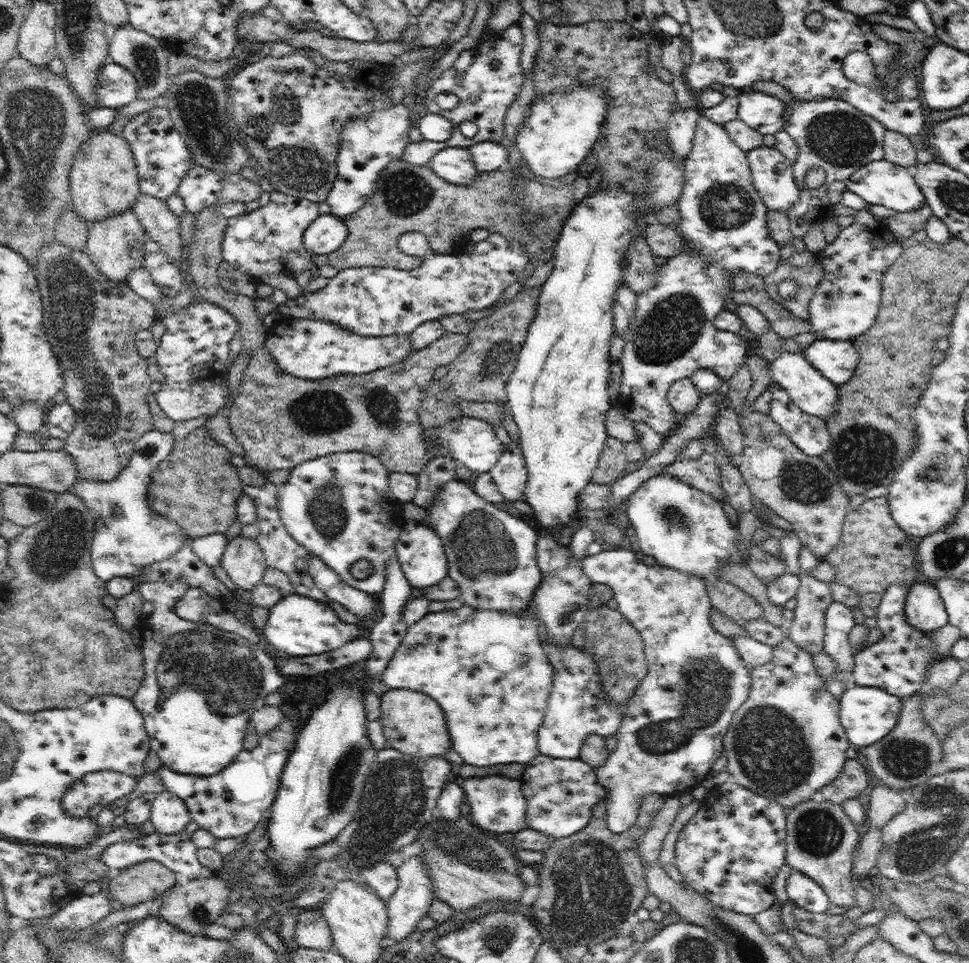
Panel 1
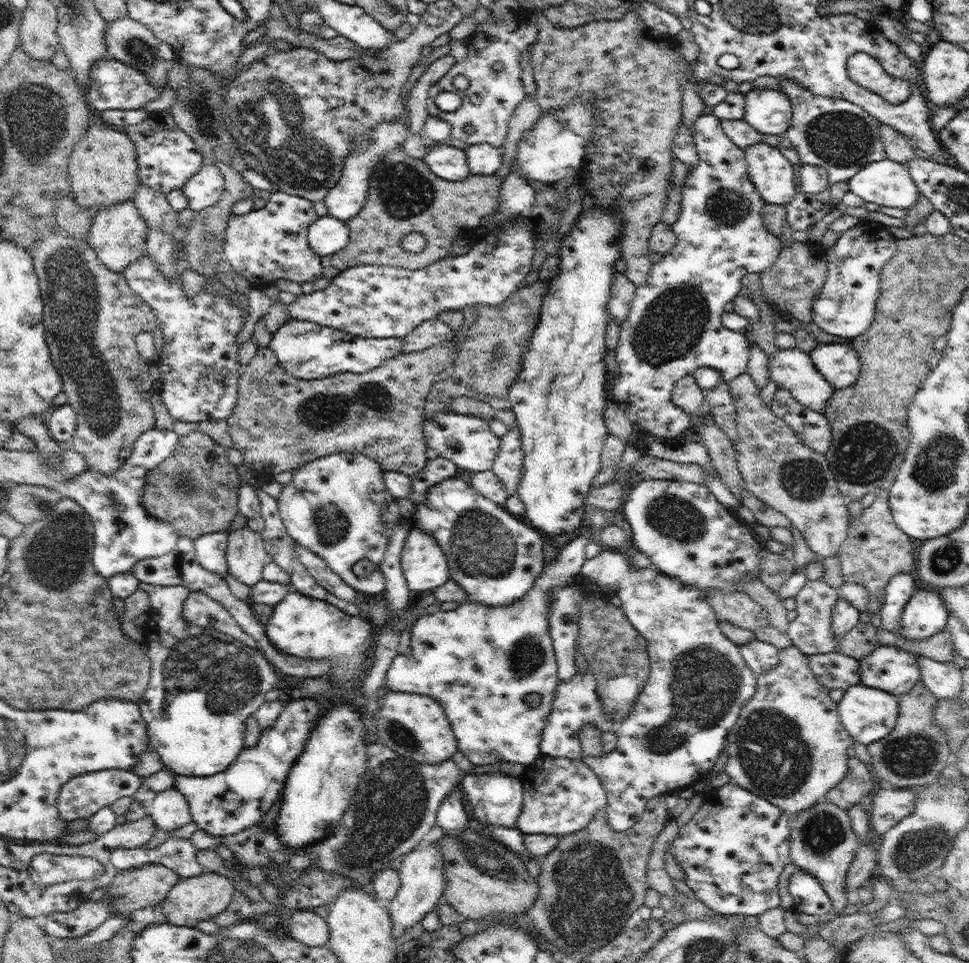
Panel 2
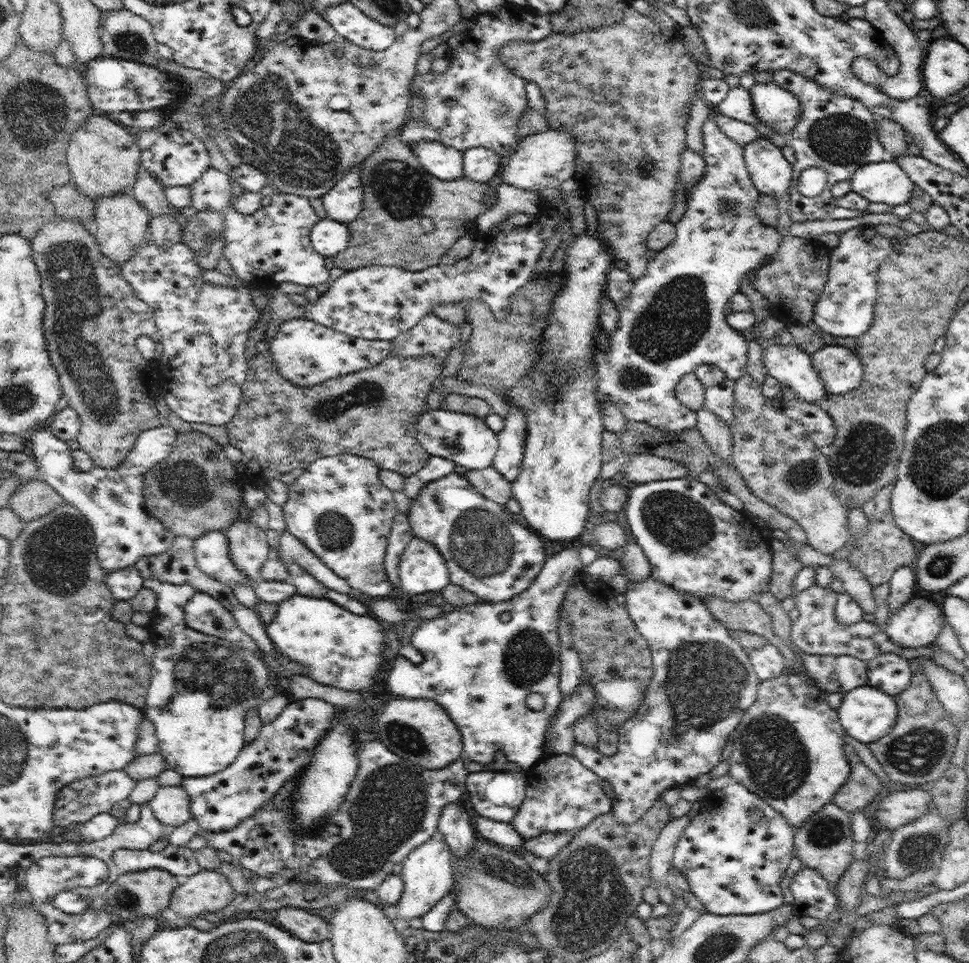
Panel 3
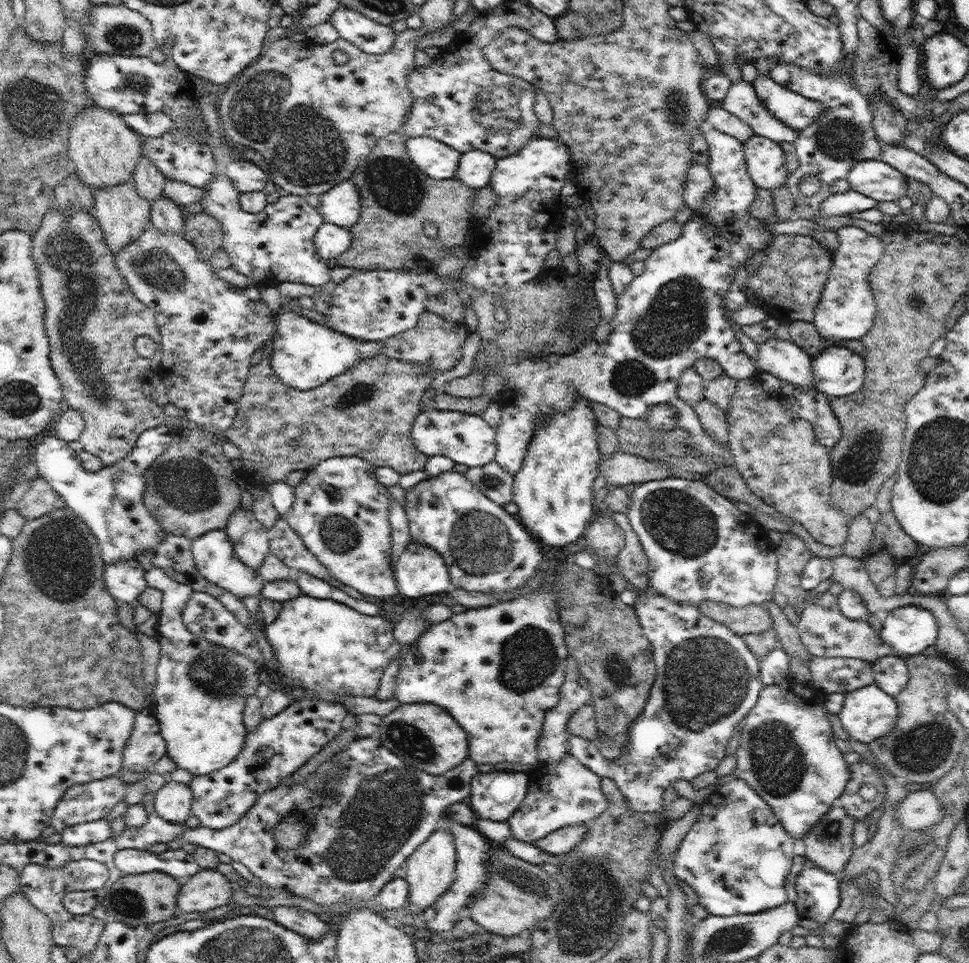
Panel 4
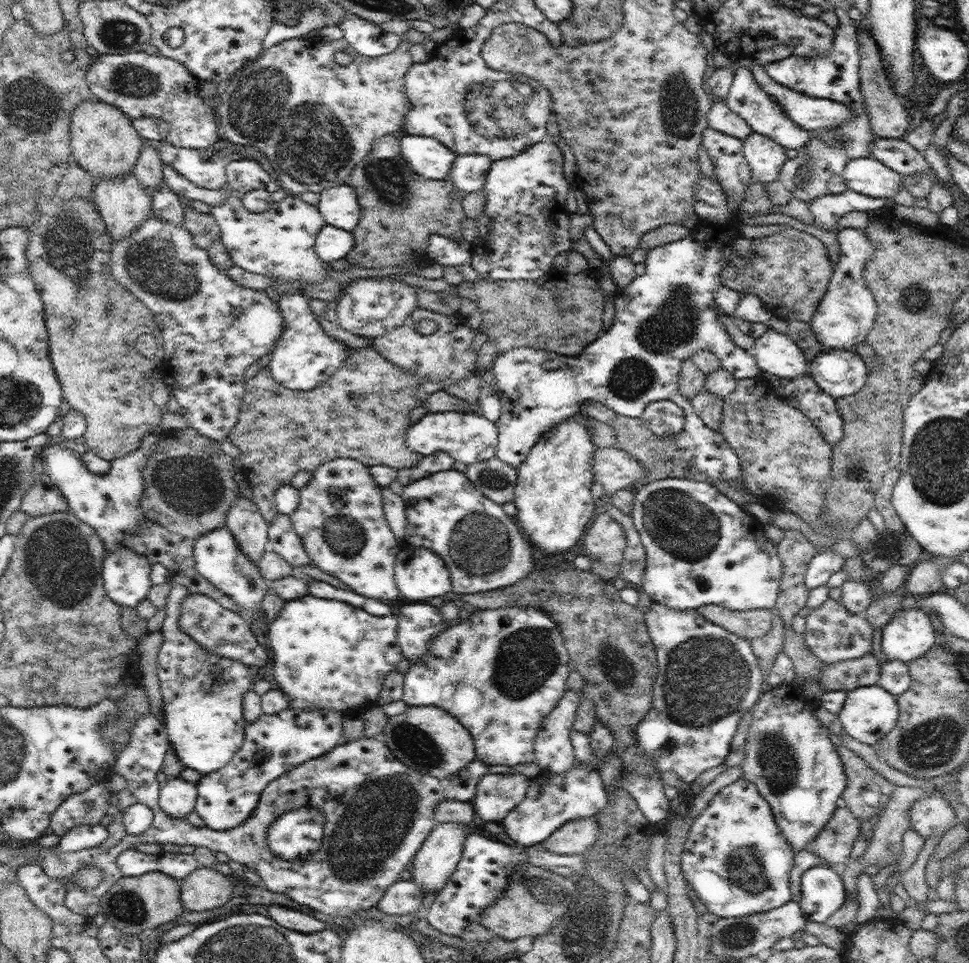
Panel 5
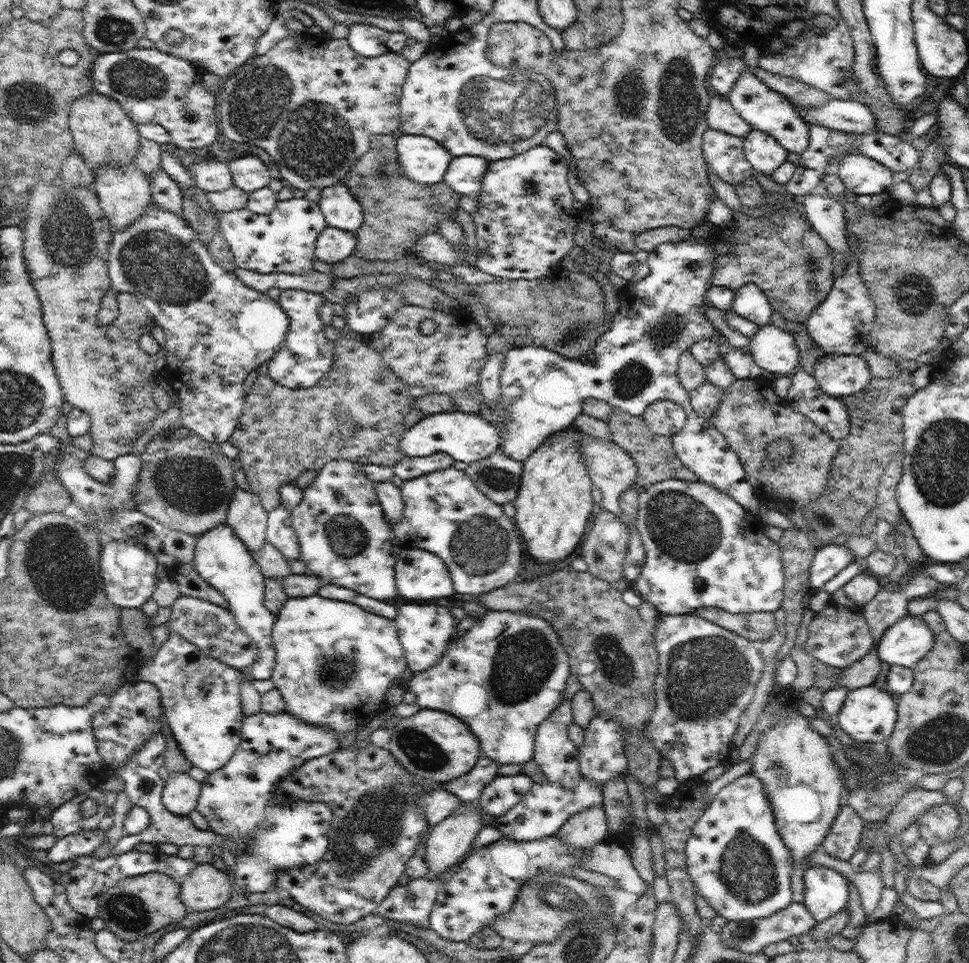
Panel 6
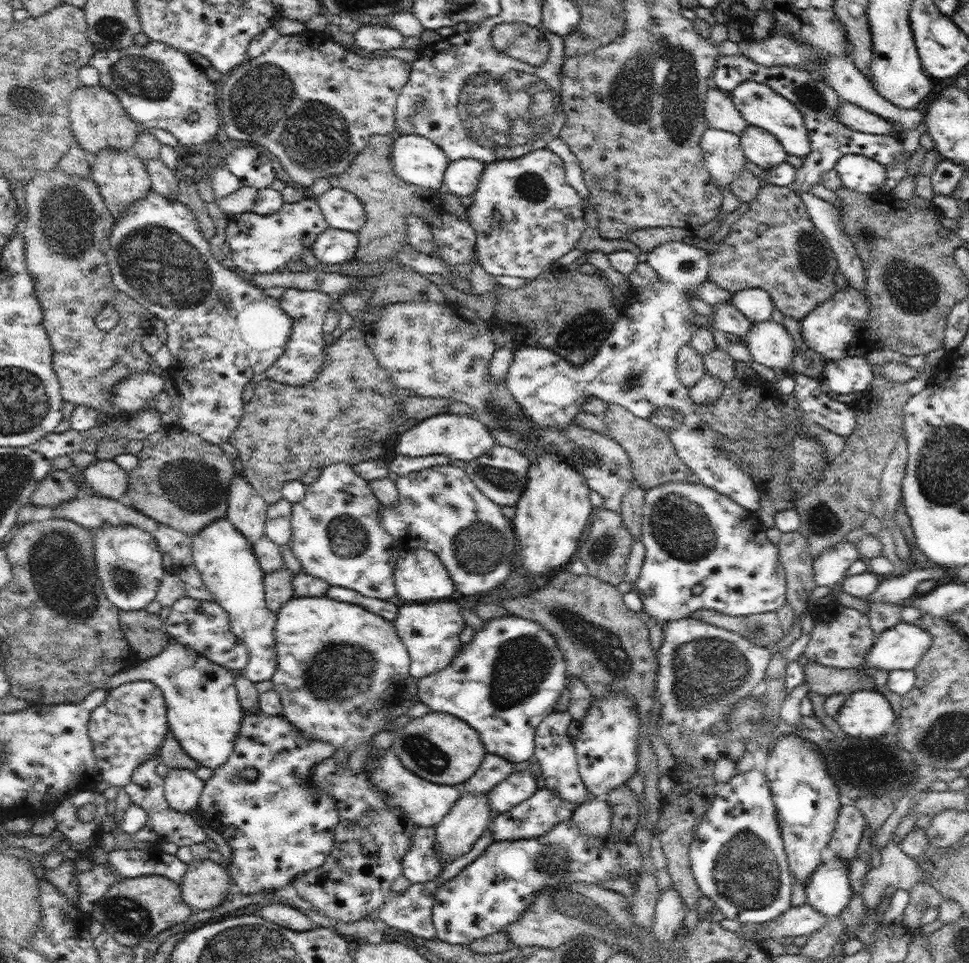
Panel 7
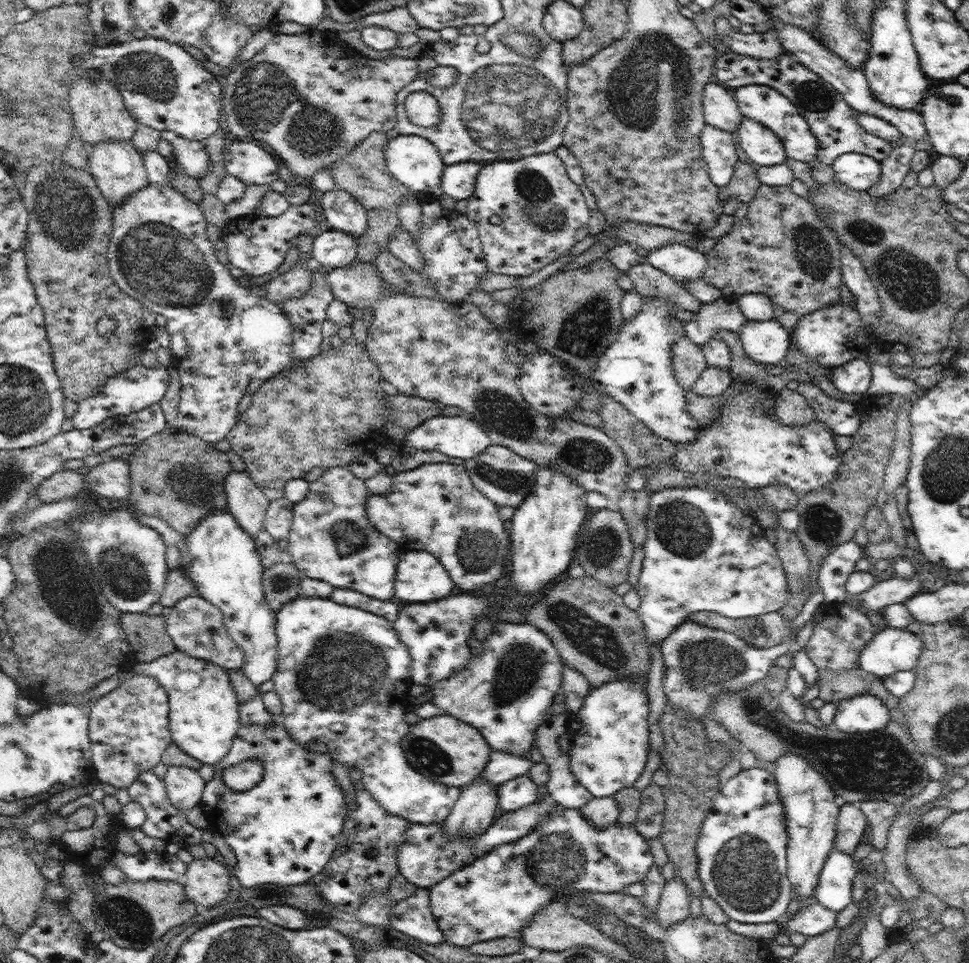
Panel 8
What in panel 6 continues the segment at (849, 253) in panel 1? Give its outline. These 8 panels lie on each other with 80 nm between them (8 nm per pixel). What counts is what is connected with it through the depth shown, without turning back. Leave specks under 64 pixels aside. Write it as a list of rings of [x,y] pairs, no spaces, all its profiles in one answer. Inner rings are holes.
[[[847,230],[847,243],[851,258],[846,260],[846,272],[835,278],[828,296],[810,313],[805,323],[808,335],[820,346],[825,355],[863,355],[870,348],[867,339],[872,331],[875,319],[875,304],[859,271],[857,238]]]

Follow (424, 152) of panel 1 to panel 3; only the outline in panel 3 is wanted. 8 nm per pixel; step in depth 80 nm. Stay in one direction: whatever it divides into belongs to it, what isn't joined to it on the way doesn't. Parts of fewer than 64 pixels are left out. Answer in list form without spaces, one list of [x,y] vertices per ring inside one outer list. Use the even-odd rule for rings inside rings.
[[[506,2],[503,7],[498,7],[491,13],[479,13],[472,19],[471,28],[461,33],[461,47],[453,51],[451,48],[446,56],[450,58],[450,64],[445,70],[430,70],[423,75],[415,75],[411,82],[411,92],[421,92],[425,96],[425,105],[422,116],[419,119],[409,118],[408,122],[400,130],[401,139],[412,148],[420,141],[436,141],[453,146],[456,150],[464,152],[474,146],[483,146],[493,150],[502,160],[513,152],[516,152],[518,138],[516,129],[520,117],[529,108],[526,100],[526,81],[514,74],[499,59],[499,52],[510,41],[544,40],[553,33],[550,15],[541,15],[532,8],[521,7],[514,3]]]

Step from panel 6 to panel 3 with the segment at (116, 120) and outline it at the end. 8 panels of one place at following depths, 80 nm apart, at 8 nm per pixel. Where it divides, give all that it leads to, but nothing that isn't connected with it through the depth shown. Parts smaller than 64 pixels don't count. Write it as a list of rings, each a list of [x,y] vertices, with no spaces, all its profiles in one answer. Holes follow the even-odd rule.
[[[92,115],[87,120],[76,130],[67,148],[70,182],[94,200],[132,189],[141,168],[141,150],[133,130],[106,116]]]

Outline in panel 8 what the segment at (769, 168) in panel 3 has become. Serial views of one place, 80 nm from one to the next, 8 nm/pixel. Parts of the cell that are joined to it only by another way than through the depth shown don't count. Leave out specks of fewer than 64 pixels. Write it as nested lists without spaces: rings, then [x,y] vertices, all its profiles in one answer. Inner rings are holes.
[[[743,117],[735,135],[748,158],[760,166],[784,163],[787,156],[780,137],[752,119]]]

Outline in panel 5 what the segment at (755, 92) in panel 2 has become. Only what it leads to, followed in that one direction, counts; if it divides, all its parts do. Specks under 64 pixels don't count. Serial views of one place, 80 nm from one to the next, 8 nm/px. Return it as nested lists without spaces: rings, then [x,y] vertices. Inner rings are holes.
[[[754,56],[751,72],[757,83],[784,109],[788,120],[802,126],[808,132],[818,132],[824,129],[836,129],[850,121],[853,112],[841,102],[834,102],[829,98],[809,97],[790,90],[772,80],[772,77],[760,66]]]

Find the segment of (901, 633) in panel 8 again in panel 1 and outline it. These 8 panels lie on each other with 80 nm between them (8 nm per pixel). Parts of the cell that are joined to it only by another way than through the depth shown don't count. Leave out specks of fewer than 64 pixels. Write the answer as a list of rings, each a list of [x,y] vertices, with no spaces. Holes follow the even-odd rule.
[[[914,583],[903,593],[905,615],[910,626],[932,633],[949,623],[944,602],[931,583]]]

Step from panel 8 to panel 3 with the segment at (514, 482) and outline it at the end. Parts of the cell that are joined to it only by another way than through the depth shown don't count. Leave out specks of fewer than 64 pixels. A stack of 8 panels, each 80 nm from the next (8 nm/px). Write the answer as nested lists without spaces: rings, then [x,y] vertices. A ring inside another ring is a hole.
[[[492,466],[484,470],[472,470],[467,479],[472,486],[475,486],[486,498],[504,505],[513,496],[511,482],[504,478],[498,470]]]

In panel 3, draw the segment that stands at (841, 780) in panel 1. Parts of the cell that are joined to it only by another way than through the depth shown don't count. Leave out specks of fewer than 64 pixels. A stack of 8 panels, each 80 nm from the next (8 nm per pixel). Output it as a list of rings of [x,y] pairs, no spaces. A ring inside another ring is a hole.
[[[855,753],[849,756],[851,773],[832,800],[846,813],[863,812],[876,796],[885,792],[878,776]]]

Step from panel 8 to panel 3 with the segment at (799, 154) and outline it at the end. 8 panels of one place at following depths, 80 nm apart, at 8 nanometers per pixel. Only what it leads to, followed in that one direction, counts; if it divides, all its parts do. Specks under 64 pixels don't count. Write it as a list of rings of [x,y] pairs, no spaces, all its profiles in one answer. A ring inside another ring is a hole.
[[[741,85],[730,87],[727,97],[724,98],[722,102],[719,102],[719,104],[714,107],[714,110],[720,112],[720,114],[725,114],[730,118],[746,122],[756,127],[760,137],[764,136],[768,138],[768,136],[775,133],[770,126],[758,122],[759,118],[754,110],[750,91]]]

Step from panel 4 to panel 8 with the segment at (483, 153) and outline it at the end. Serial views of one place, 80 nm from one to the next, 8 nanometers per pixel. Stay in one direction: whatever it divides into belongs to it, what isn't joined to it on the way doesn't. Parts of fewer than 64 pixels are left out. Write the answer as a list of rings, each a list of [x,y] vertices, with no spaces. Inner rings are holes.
[[[458,162],[445,166],[441,176],[441,192],[454,200],[467,199],[476,186],[476,177],[483,167],[479,162]]]

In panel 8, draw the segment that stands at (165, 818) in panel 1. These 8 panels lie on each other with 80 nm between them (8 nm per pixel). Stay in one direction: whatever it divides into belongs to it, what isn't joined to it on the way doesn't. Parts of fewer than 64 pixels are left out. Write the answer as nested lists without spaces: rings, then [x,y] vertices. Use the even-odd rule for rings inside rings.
[[[171,766],[163,778],[170,803],[178,810],[186,810],[199,805],[205,789],[198,770],[188,767]]]

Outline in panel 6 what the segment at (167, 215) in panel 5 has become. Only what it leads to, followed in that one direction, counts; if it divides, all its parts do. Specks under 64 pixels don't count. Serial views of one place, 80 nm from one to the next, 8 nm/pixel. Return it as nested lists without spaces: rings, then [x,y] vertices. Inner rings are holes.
[[[160,166],[151,176],[151,196],[154,203],[164,210],[182,214],[184,190]]]

